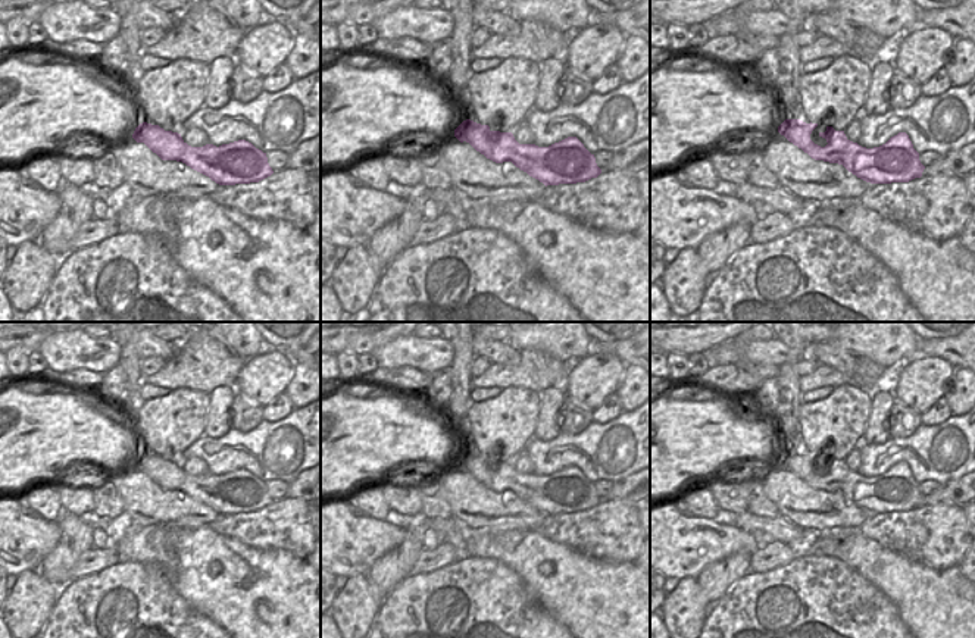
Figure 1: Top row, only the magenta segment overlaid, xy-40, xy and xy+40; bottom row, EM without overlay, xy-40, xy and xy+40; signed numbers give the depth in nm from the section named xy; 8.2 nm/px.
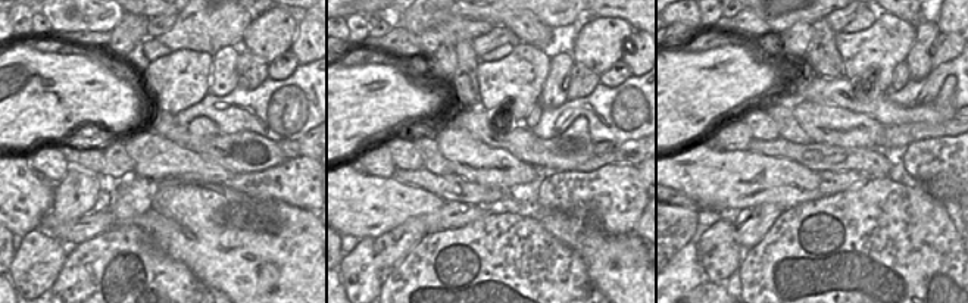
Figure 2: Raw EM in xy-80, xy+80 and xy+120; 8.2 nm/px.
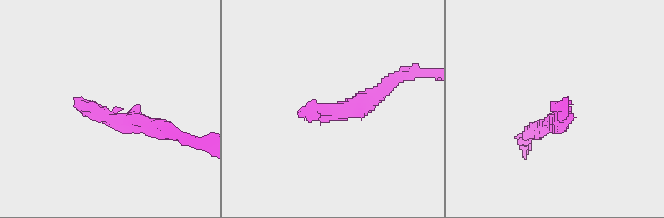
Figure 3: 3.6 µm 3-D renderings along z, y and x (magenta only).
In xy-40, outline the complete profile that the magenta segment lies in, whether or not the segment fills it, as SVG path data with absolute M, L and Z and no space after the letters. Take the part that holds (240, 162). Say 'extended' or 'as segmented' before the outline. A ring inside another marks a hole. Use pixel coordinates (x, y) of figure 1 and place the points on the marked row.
extended; M157 90L153 93L151 122L140 123L132 138L144 143L162 160L182 162L219 185L259 182L274 173L266 153L246 140L219 147L213 144L188 146L181 134L168 129L166 98Z

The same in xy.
extended; M487 88L482 93L481 122L466 119L454 129L454 137L460 143L469 143L496 163L512 162L546 187L585 182L601 173L594 154L576 137L568 137L549 147L538 147L519 144L512 132L500 132L496 103Z

